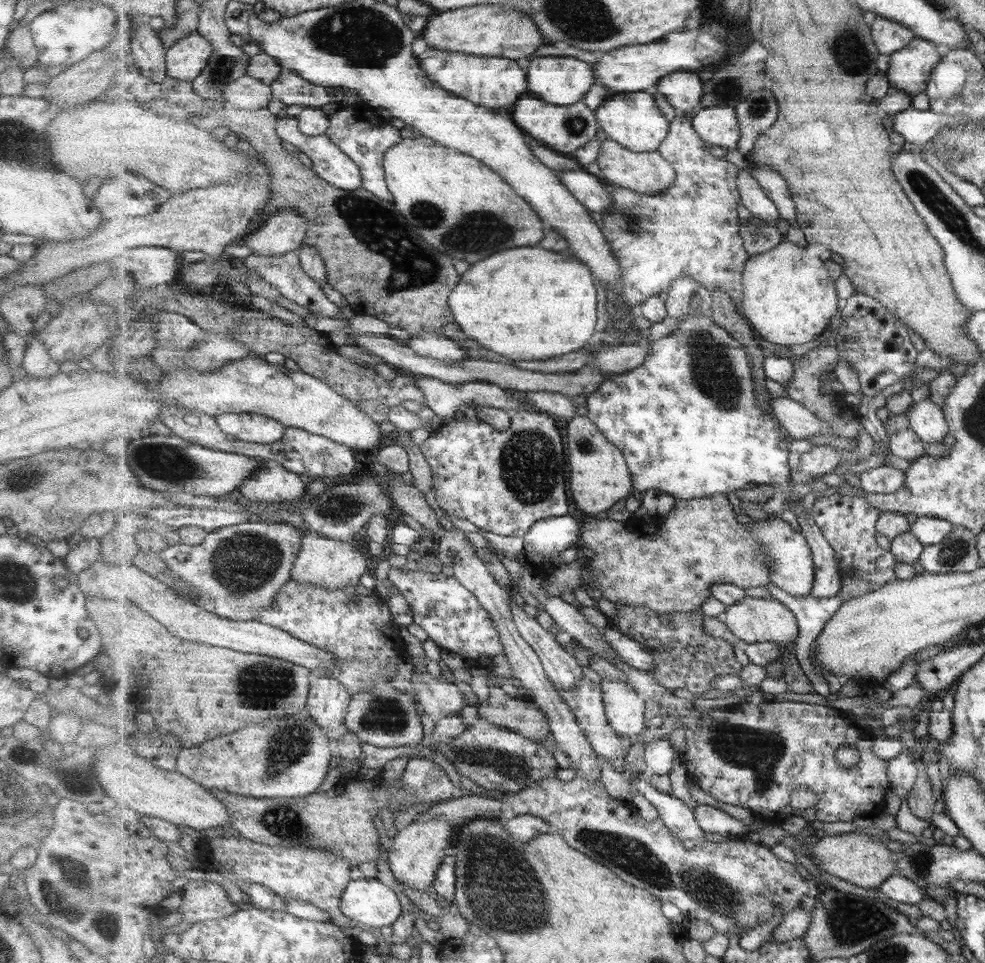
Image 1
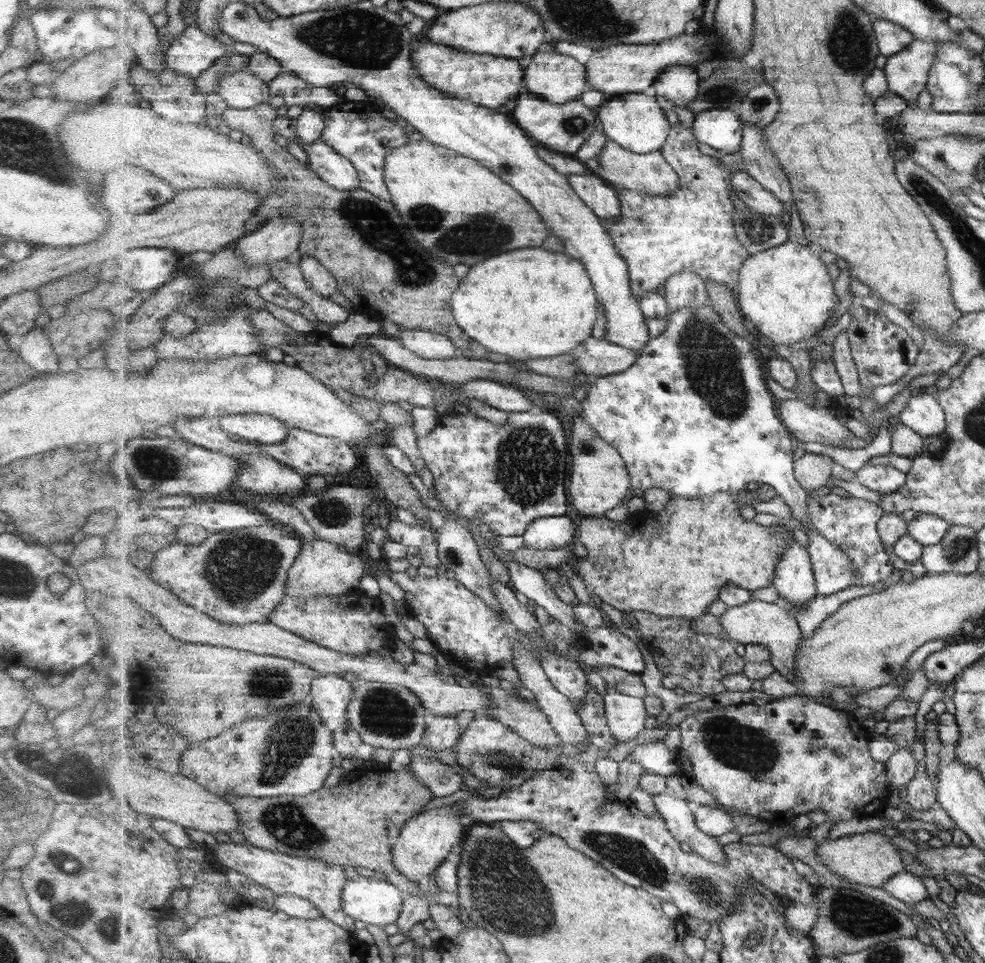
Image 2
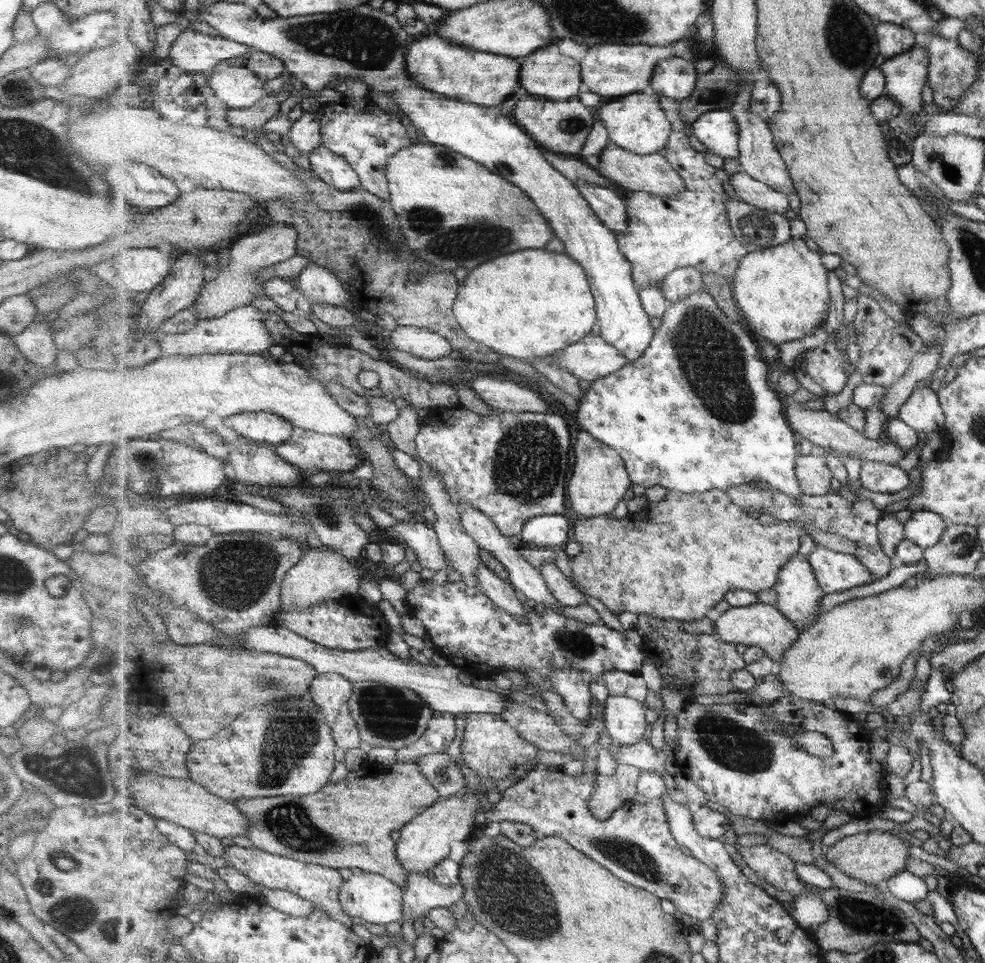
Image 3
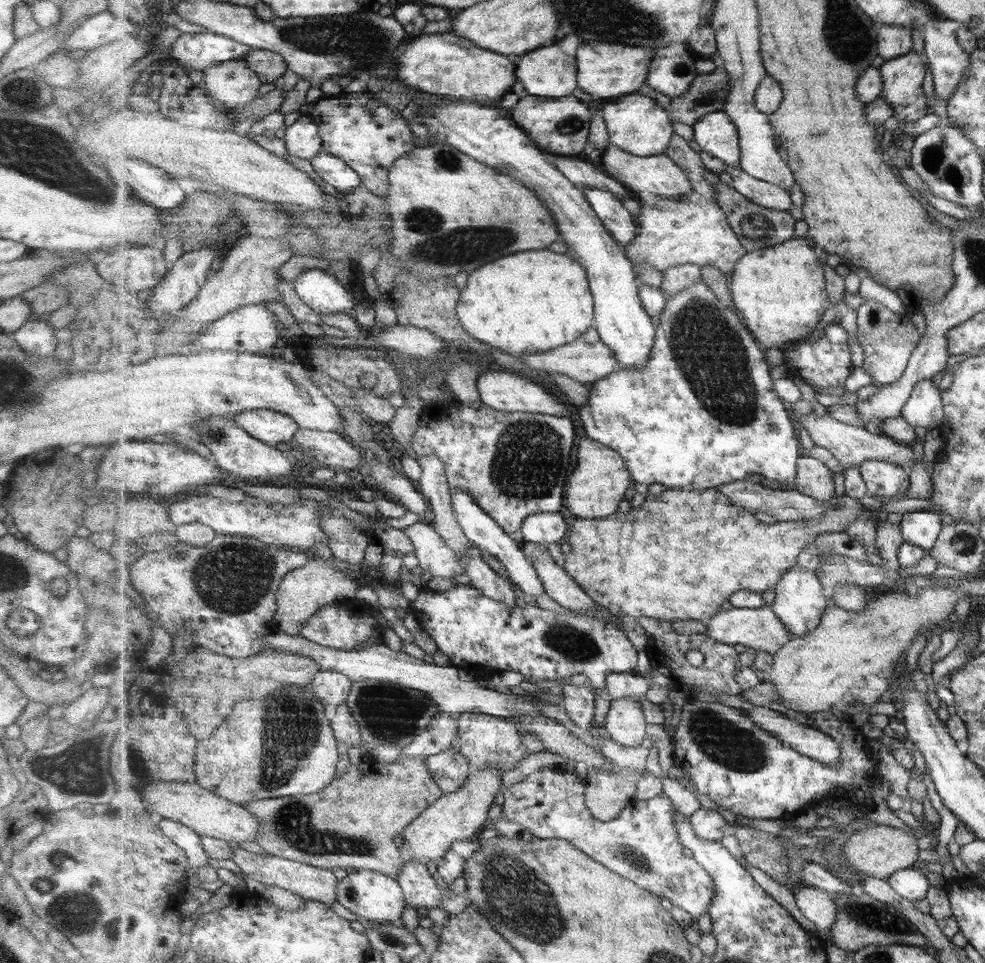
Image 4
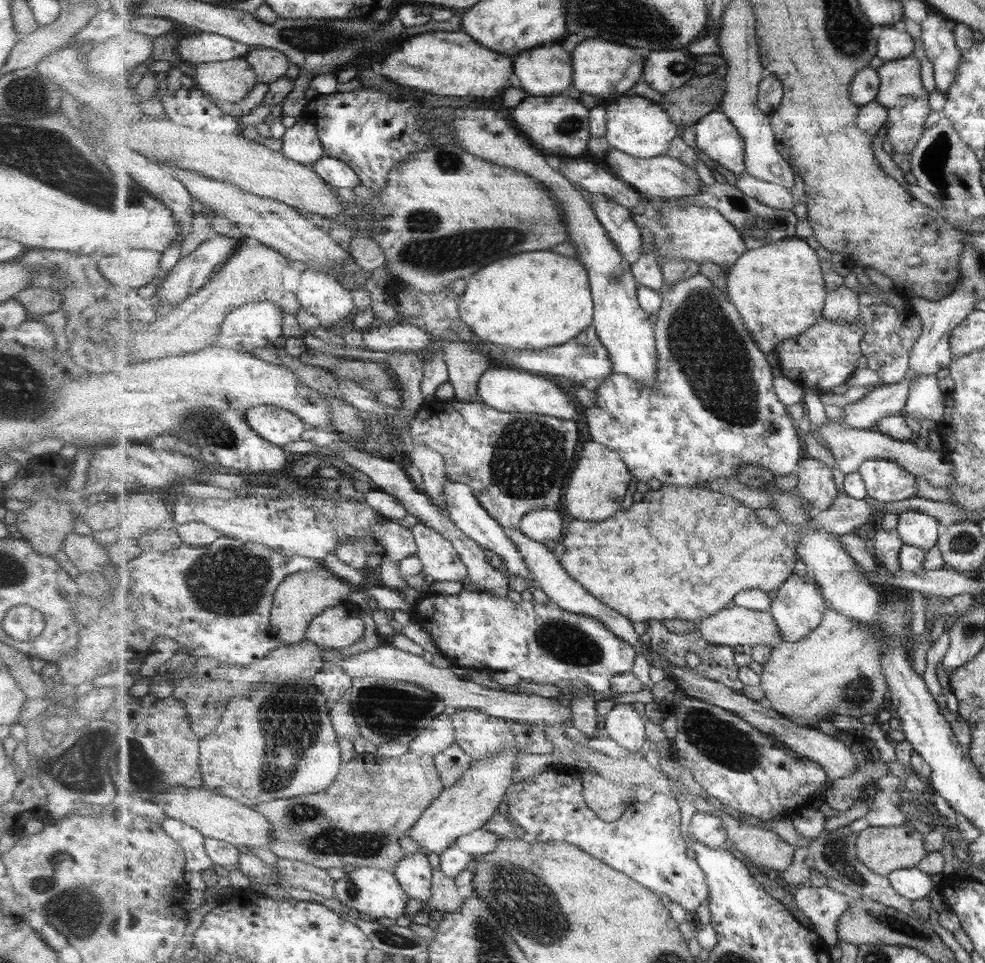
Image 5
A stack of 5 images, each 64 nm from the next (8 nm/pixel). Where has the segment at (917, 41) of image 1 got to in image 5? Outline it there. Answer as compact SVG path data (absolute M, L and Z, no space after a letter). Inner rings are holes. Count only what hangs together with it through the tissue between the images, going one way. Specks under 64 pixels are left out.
M911 55L899 60L884 61L877 69L881 86L876 99L889 110L888 122L883 132L884 137L889 140L895 152L902 152L911 157L921 137L927 132L925 124L933 111L930 107L930 92L925 90L921 80L921 62L919 58Z

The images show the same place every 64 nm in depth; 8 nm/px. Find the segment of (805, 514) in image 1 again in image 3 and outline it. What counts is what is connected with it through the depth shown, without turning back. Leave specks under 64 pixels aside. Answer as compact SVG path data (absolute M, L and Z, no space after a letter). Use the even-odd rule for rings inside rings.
M706 288L697 294L690 294L679 302L673 302L669 310L661 318L662 324L656 330L655 338L651 341L649 350L637 362L632 362L625 370L609 376L594 380L578 404L576 418L581 428L588 430L595 438L606 442L625 460L627 471L634 486L642 486L645 489L653 486L664 486L668 491L695 494L709 493L711 490L727 490L746 482L767 482L772 489L780 490L793 498L800 498L804 494L799 486L799 480L795 476L795 462L799 452L799 436L794 431L786 417L786 404L774 392L769 381L769 364L761 357L760 340L751 333L744 323L735 323L731 316L718 305L718 302L708 293ZM815 544L808 561L826 594L843 592L878 579L855 555L835 552L825 546Z

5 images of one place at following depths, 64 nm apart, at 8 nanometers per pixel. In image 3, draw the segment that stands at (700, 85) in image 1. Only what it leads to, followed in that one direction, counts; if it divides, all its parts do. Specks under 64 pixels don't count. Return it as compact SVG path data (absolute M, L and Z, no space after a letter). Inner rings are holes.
M676 56L660 62L652 77L657 95L674 98L677 102L689 98L698 85L698 74L692 59Z

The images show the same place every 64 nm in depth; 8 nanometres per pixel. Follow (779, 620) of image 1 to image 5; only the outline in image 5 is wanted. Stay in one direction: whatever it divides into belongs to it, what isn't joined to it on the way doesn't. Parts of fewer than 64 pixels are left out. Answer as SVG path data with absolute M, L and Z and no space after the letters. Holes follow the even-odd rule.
M736 605L733 608L721 610L709 618L701 619L697 632L709 642L734 646L736 649L741 646L742 650L749 650L759 645L769 645L775 648L785 641L773 613L749 610L749 608Z

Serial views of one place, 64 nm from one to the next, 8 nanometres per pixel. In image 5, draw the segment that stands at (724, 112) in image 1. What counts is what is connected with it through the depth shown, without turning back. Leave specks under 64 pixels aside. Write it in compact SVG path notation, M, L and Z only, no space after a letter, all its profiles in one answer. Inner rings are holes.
M721 110L713 111L695 123L691 131L695 133L697 148L708 158L732 171L736 176L746 172L746 142L734 122Z

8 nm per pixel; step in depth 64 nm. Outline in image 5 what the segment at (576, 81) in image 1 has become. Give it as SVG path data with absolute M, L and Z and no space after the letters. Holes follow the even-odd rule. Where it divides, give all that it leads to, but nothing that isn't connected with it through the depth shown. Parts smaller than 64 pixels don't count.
M560 42L524 50L513 60L521 88L533 96L568 94L574 86L572 53L563 50Z

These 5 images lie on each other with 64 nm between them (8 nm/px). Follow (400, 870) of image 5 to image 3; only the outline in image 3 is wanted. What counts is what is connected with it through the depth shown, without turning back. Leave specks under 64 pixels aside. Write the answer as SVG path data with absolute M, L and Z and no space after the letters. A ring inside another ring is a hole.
M407 871L404 891L404 921L407 918L423 919L431 908L450 908L462 899L459 894L449 894L447 888L431 880L425 873Z

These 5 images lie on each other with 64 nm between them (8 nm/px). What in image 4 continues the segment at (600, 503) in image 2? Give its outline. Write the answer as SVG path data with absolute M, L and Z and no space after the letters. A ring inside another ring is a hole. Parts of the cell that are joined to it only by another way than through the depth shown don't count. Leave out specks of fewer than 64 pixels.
M588 434L578 442L576 450L577 466L567 490L564 490L569 512L582 519L607 518L617 513L619 504L625 500L625 494L634 480L622 454L602 442L597 442Z

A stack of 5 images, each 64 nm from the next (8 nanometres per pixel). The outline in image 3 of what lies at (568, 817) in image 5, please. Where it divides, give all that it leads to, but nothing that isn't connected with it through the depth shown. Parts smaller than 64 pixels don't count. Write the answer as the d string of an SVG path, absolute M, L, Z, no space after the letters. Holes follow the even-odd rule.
M593 767L576 776L560 769L535 768L503 792L497 804L485 804L480 819L483 823L521 822L533 826L543 836L563 838L619 879L666 898L691 918L712 918L714 909L724 901L725 886L715 870L681 852L682 844L671 833L663 798L649 800L645 806L625 804L611 818L595 818L590 801L597 777Z

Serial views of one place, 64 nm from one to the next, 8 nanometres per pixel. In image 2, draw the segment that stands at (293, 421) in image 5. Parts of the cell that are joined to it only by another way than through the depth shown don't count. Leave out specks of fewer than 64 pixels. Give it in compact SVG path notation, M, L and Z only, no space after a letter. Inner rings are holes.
M267 414L227 415L220 418L219 426L242 440L263 444L279 444L289 432L286 422Z

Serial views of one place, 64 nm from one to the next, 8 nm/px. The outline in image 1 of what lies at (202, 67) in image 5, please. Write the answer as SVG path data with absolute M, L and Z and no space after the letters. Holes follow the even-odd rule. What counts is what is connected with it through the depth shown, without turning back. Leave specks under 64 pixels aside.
M247 74L226 86L224 100L235 109L259 110L267 108L273 98L272 86Z

